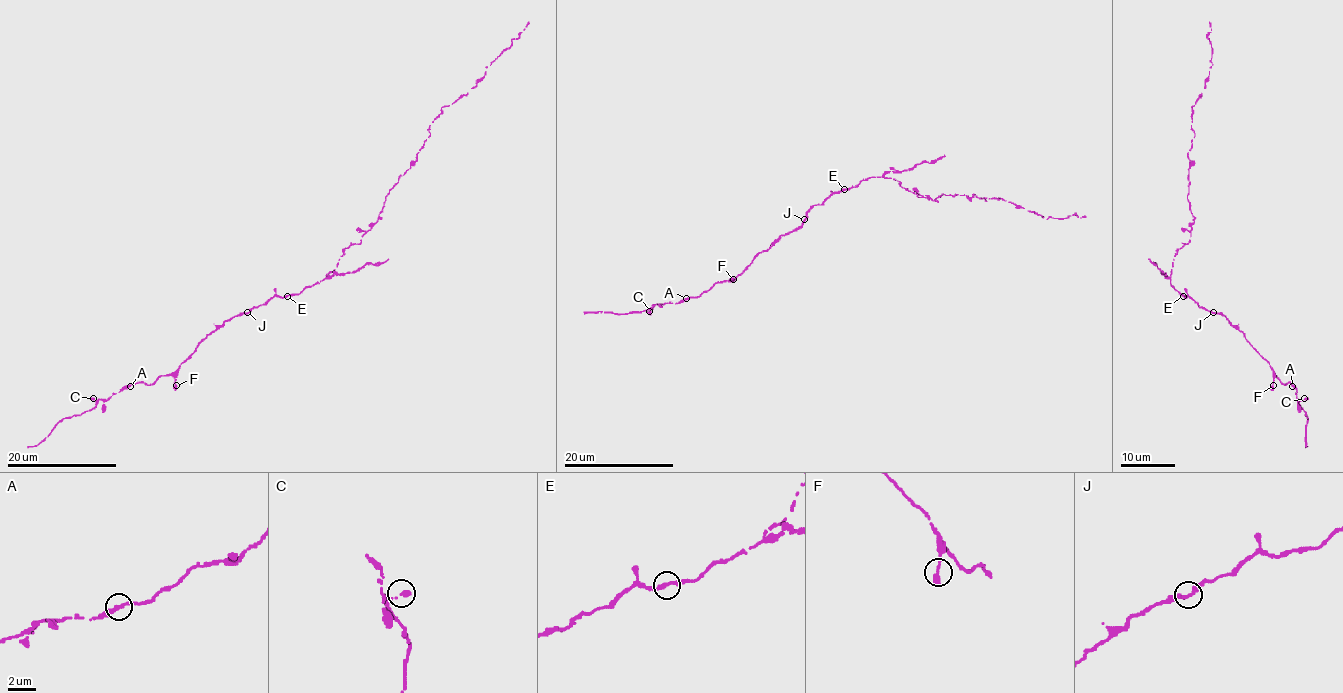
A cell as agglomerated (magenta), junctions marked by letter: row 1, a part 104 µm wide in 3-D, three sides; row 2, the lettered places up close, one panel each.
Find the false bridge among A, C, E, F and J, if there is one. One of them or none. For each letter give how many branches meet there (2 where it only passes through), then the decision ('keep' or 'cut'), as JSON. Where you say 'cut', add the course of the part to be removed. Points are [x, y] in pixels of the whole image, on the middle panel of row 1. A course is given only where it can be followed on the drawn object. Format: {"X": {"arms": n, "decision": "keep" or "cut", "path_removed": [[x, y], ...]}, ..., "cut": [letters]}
{"A": {"arms": 2, "decision": "keep"}, "C": {"arms": 1, "decision": "keep"}, "E": {"arms": 2, "decision": "keep"}, "F": {"arms": 1, "decision": "keep"}, "J": {"arms": 2, "decision": "keep"}, "cut": []}

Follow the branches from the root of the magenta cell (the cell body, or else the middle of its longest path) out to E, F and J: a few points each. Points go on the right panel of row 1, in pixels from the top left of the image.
E: (1170, 284), (1183, 296)
F: (1170, 284), (1185, 297), (1191, 297), (1209, 311), (1224, 315), (1270, 366), (1273, 385)
J: (1170, 284), (1181, 295), (1213, 312)

